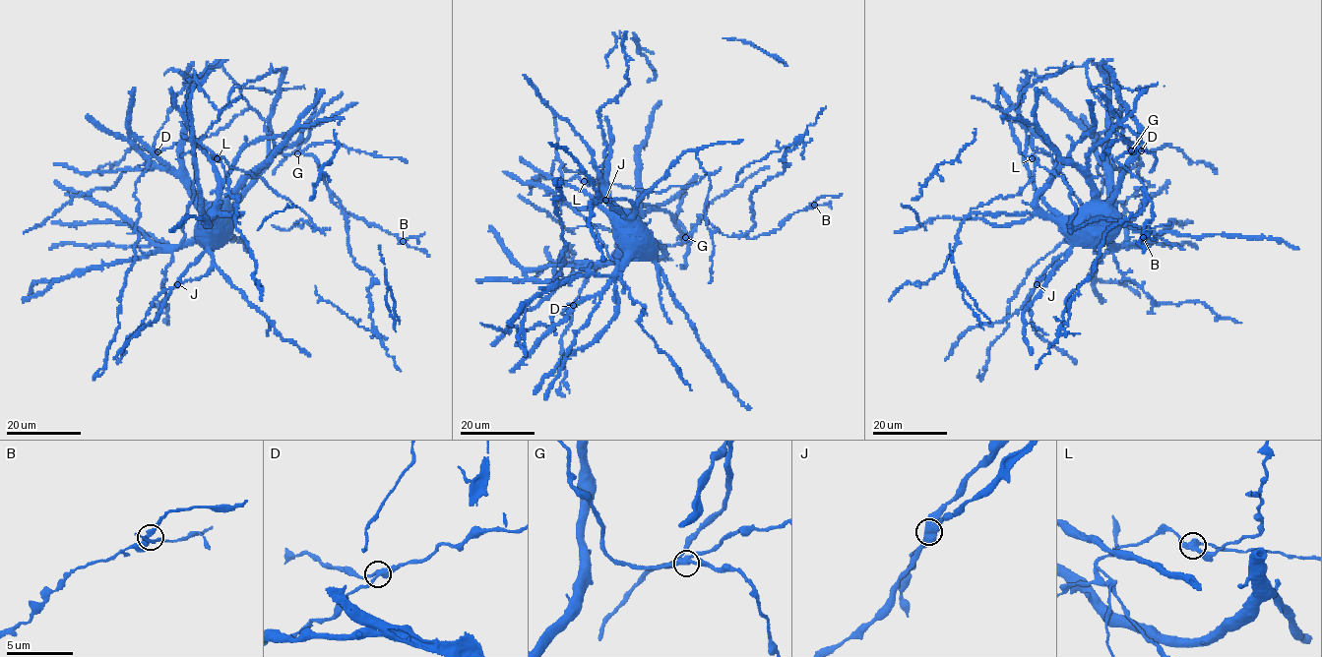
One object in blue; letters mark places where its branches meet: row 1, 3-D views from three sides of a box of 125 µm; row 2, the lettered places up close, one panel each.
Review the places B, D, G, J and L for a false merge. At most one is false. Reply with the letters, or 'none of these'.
L

